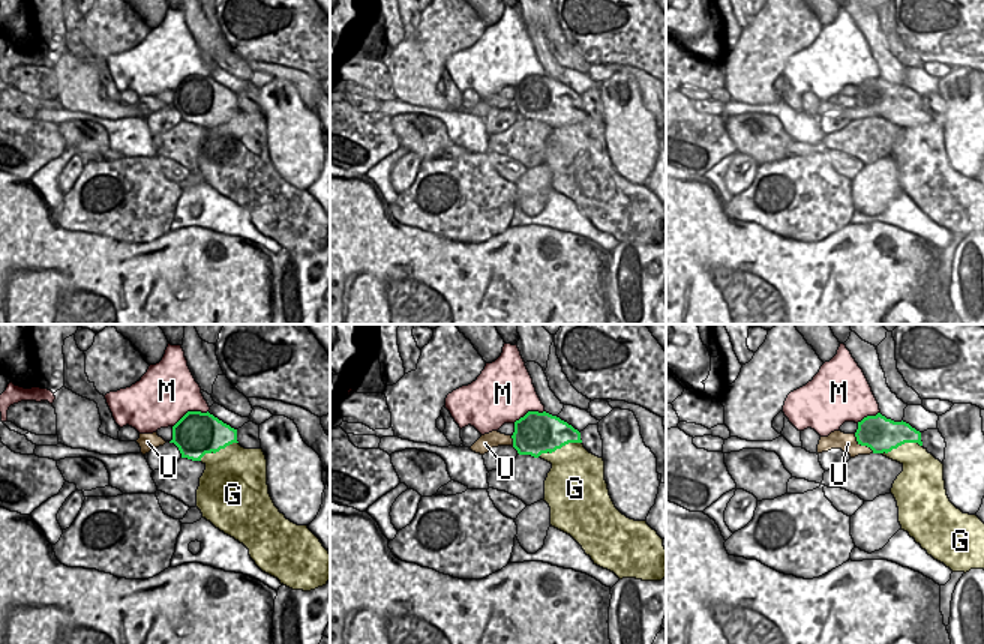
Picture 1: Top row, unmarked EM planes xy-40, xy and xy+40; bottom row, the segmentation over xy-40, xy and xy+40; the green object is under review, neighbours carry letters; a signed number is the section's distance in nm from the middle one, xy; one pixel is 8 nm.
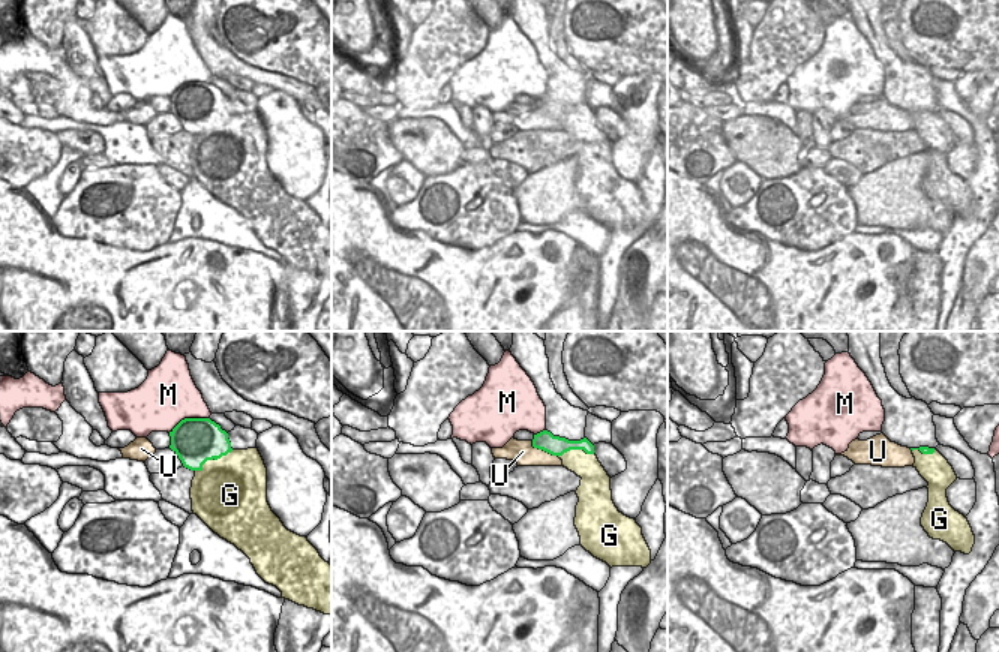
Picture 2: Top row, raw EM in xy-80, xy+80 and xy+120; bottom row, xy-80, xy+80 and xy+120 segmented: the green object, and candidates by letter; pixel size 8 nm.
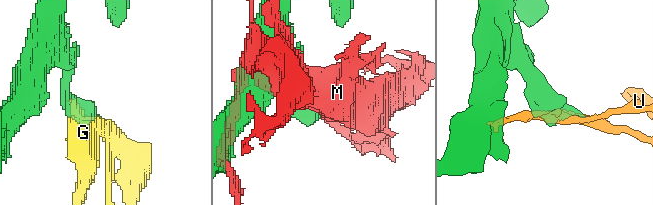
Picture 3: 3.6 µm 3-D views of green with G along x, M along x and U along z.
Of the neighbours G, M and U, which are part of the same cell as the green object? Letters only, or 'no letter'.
no letter

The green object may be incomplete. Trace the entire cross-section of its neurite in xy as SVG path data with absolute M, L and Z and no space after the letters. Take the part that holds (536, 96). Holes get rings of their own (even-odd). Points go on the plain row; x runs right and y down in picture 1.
M528 75L514 86L513 111L519 119L538 122L568 107L582 107L580 96L546 75Z

